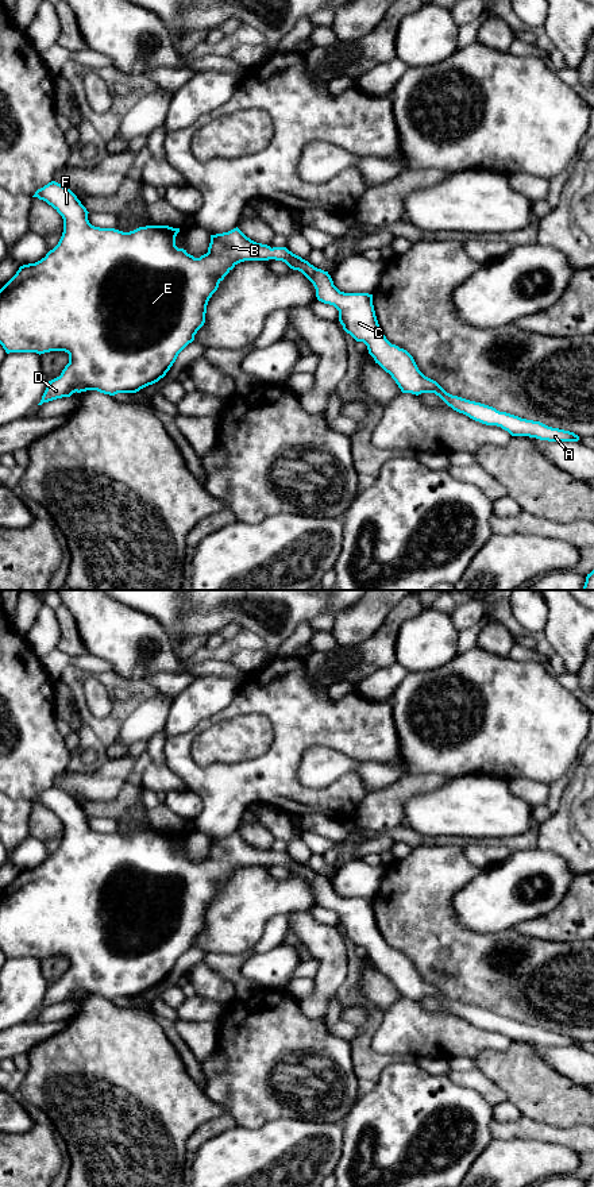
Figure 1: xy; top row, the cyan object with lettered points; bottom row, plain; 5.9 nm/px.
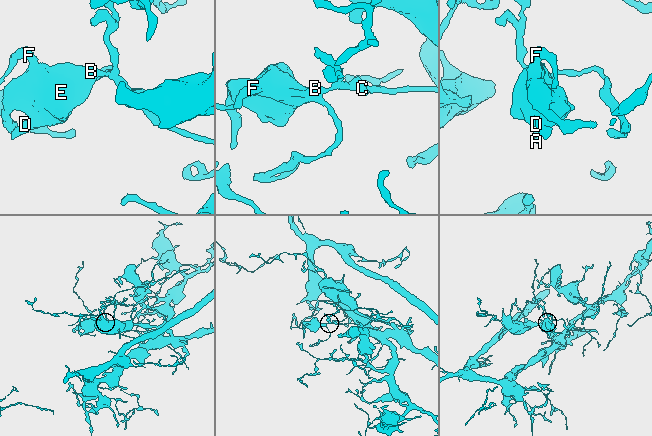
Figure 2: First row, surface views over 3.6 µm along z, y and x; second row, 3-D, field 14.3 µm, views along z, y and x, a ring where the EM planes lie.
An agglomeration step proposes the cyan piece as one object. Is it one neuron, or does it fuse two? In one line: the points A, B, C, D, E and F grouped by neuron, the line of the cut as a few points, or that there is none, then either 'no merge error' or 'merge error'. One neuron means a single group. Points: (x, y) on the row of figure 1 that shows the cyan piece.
groups A B C D E F; cut none; no merge error

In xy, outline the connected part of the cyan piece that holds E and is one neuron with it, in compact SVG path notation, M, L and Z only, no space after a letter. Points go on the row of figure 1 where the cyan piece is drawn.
M55 181L38 189L32 197L46 201L62 216L63 232L45 258L20 266L0 289L0 344L7 354L69 354L69 363L59 377L49 381L38 405L86 390L109 396L136 393L158 382L204 325L208 301L224 277L240 262L275 259L301 271L313 284L317 300L339 311L343 329L367 346L375 363L392 375L402 393L435 393L454 411L482 424L501 427L512 436L548 442L579 440L574 432L447 393L418 370L406 350L386 339L375 316L373 294L340 292L328 271L315 267L286 247L271 248L256 243L236 227L211 235L208 253L194 258L176 246L180 228L146 226L123 232L92 226L88 220L89 212L77 196Z

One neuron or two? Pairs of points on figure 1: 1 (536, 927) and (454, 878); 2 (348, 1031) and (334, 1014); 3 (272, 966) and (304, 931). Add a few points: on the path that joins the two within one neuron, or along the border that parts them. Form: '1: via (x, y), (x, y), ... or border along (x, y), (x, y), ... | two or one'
1: border along (513, 928), (521, 933), (548, 941) | two
2: via (344, 1028), (335, 1018) | one
3: border along (289, 937), (301, 950) | two

